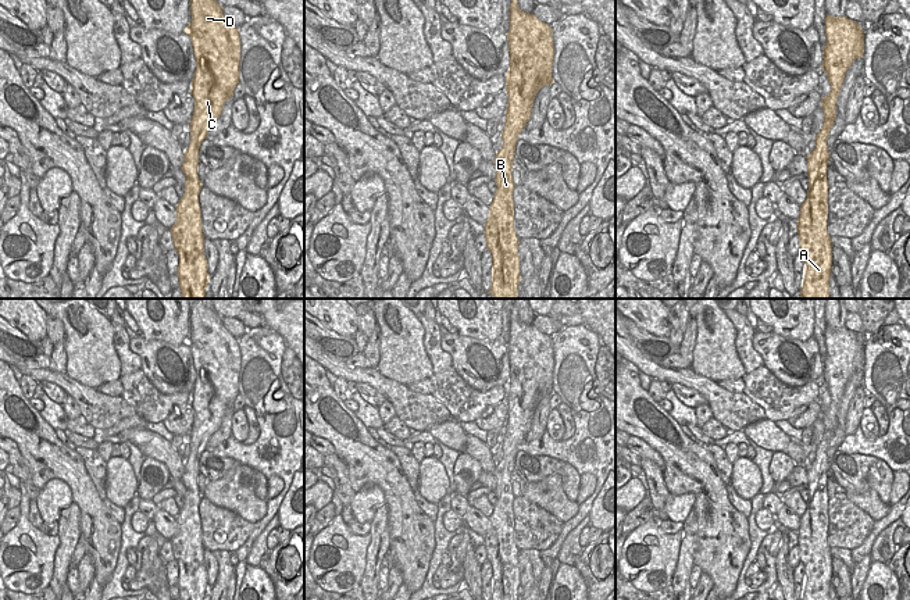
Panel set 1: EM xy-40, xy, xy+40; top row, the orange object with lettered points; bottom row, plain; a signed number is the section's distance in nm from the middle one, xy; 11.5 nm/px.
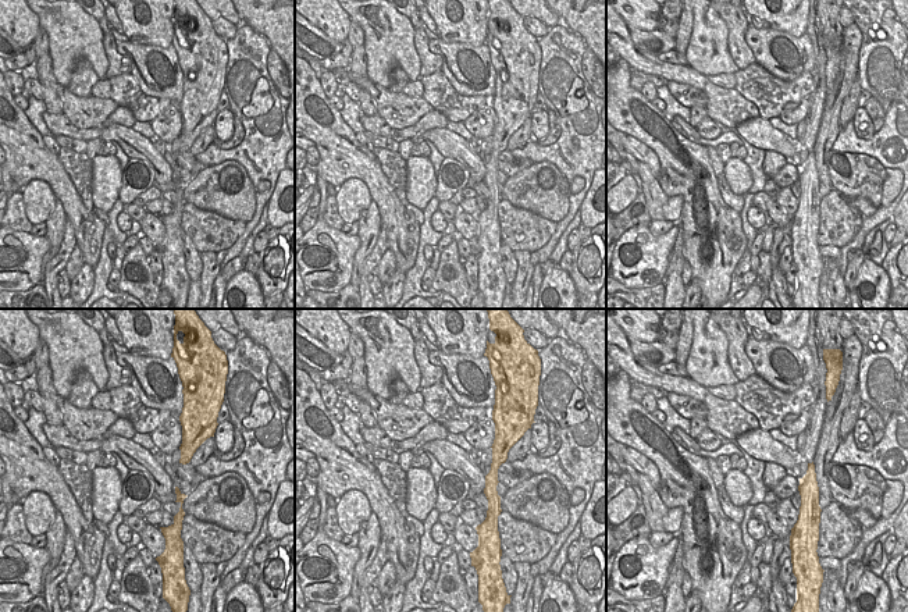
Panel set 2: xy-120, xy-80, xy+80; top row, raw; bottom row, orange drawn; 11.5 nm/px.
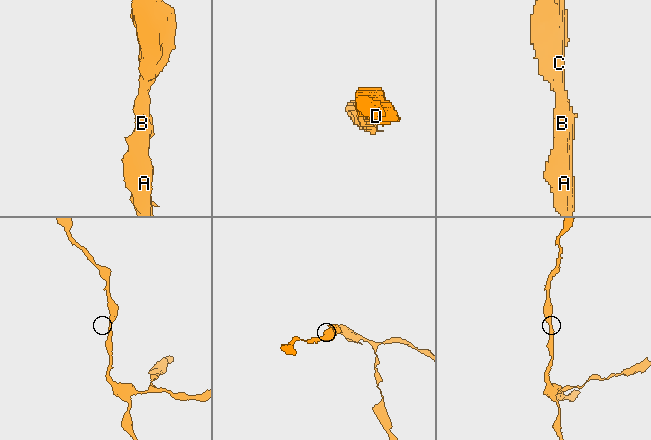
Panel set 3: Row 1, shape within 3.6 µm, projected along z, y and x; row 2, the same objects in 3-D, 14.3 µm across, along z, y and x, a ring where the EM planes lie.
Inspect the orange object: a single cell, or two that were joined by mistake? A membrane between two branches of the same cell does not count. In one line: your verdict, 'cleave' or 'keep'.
keep

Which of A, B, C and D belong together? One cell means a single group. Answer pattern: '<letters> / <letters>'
A B C D

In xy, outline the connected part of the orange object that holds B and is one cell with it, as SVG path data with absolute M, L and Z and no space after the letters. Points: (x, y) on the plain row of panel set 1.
M515 307L510 315L510 340L507 343L510 378L506 385L508 407L506 433L502 443L503 457L495 467L496 504L489 517L485 535L486 560L492 564L490 600L518 600L520 550L514 539L513 472L518 446L532 426L535 407L545 396L552 396L554 367L550 336L533 325L520 321Z

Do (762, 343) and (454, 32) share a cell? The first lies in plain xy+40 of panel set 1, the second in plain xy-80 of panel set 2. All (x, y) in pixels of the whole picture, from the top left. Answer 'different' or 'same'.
different

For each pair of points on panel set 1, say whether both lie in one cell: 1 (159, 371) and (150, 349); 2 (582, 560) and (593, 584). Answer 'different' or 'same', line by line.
1: same
2: same

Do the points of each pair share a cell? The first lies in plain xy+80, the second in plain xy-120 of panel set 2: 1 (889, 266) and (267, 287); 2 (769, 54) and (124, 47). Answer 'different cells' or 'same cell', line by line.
1: same cell
2: same cell

